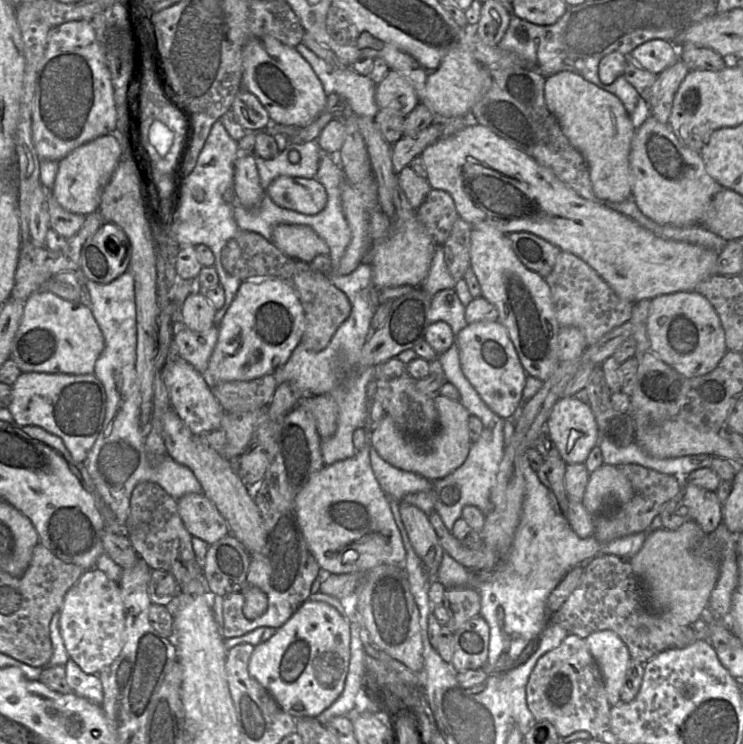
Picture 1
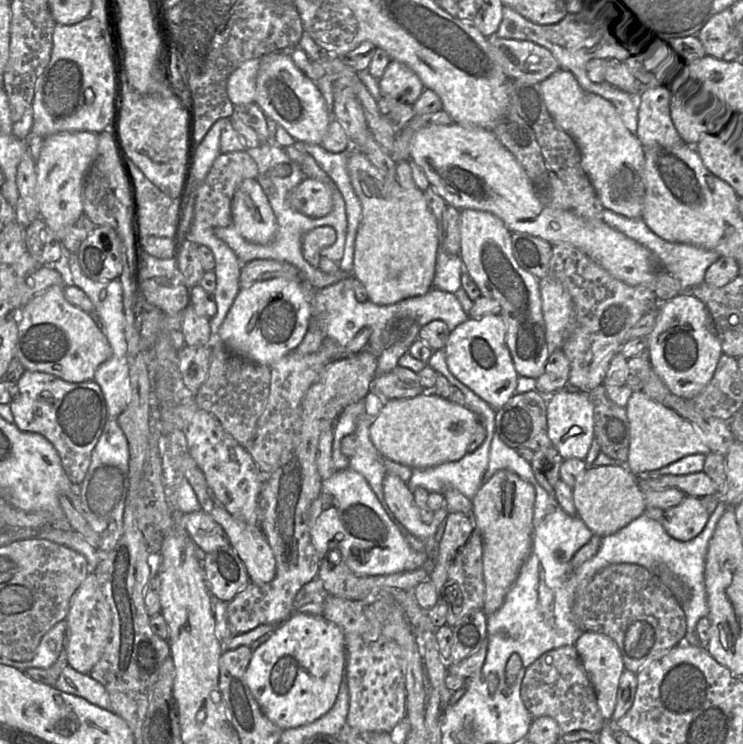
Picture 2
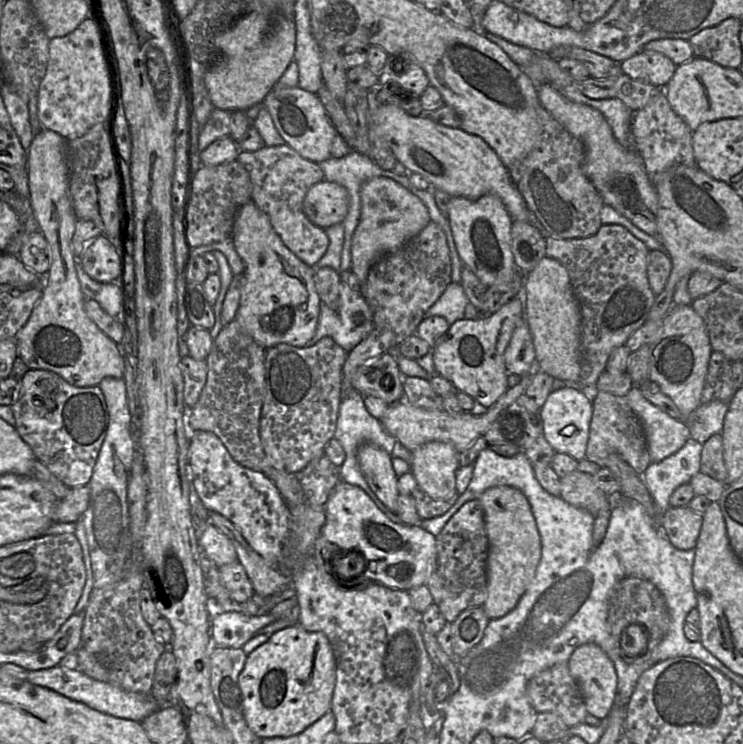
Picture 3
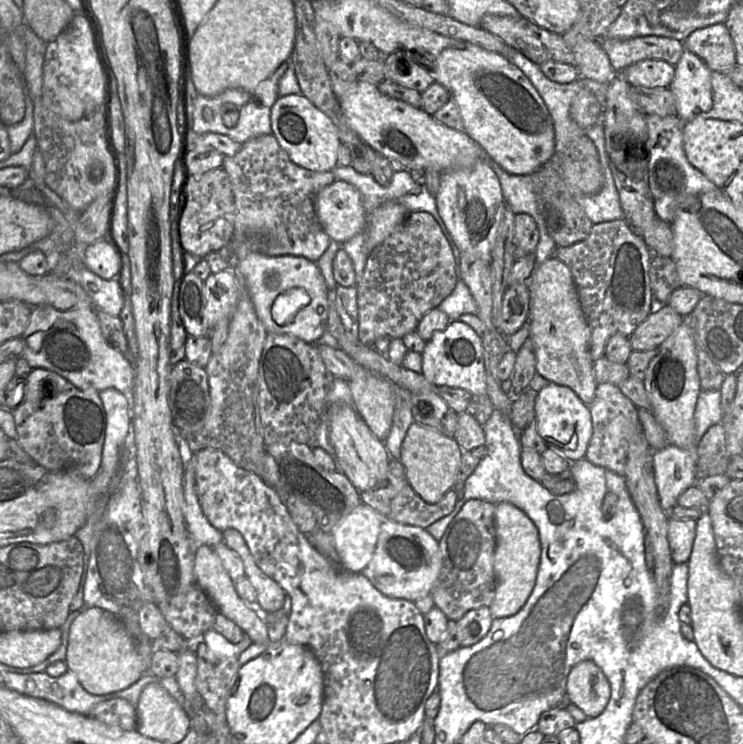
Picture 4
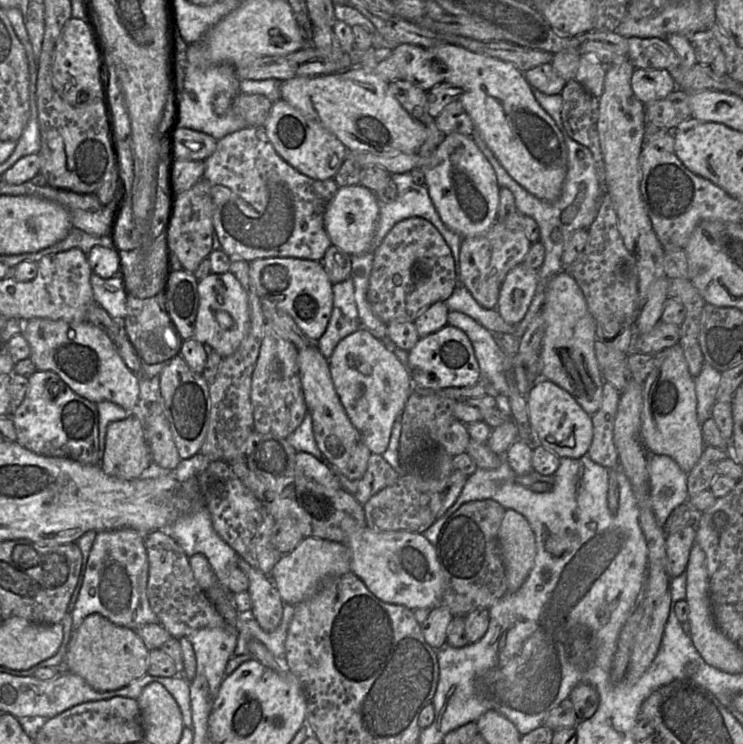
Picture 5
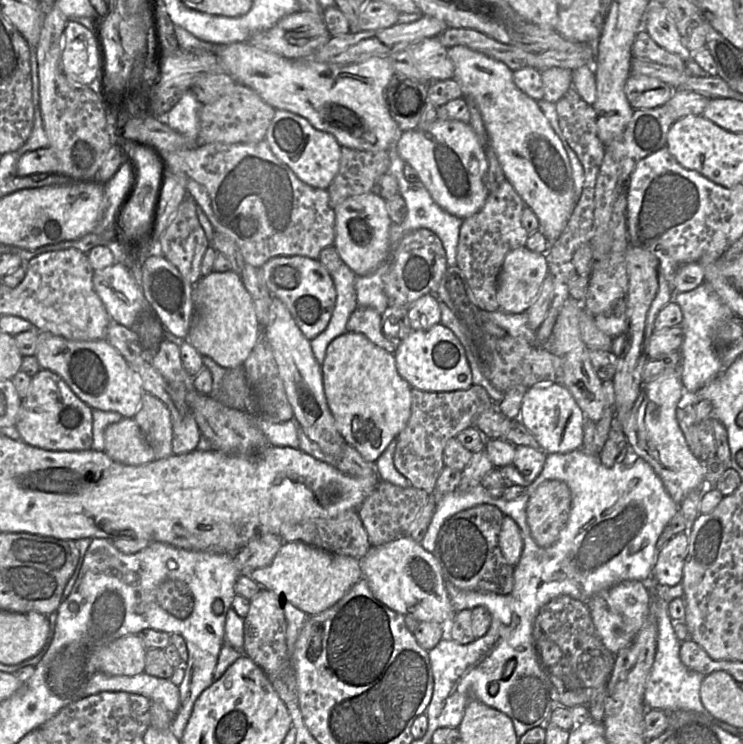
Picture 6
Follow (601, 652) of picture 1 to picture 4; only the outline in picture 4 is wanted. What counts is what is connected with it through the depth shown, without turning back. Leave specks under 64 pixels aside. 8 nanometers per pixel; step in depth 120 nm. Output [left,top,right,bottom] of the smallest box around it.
[566,661,610,718]

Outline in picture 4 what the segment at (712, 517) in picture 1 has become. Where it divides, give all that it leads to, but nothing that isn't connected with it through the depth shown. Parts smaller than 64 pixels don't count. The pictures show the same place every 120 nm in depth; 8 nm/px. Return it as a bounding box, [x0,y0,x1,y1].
[668,519,696,564]

